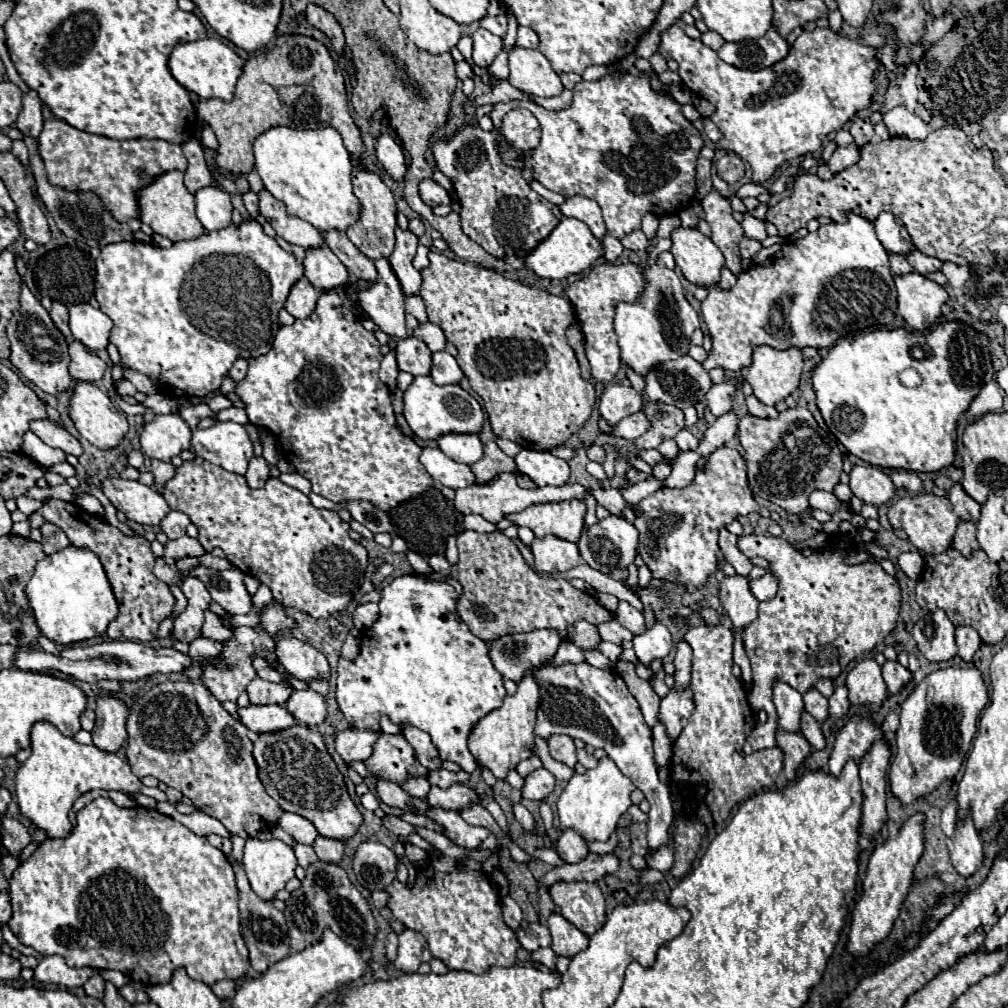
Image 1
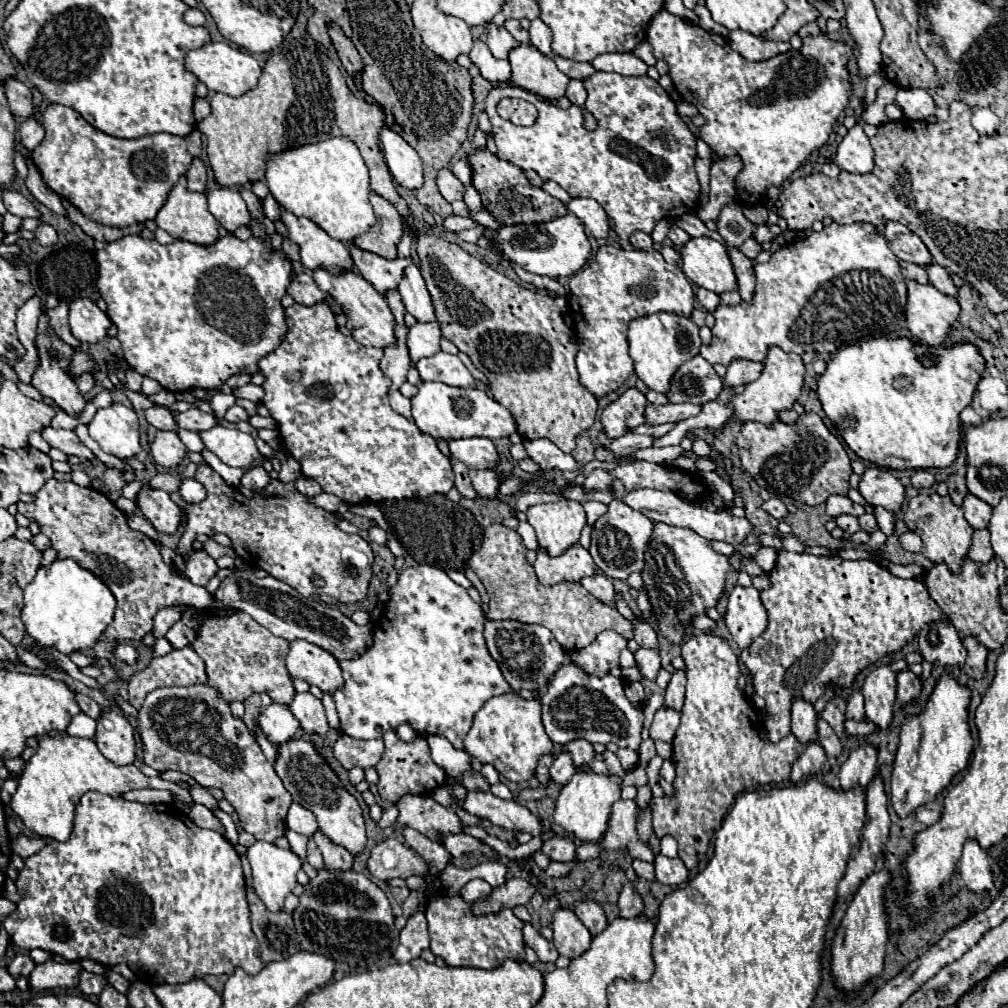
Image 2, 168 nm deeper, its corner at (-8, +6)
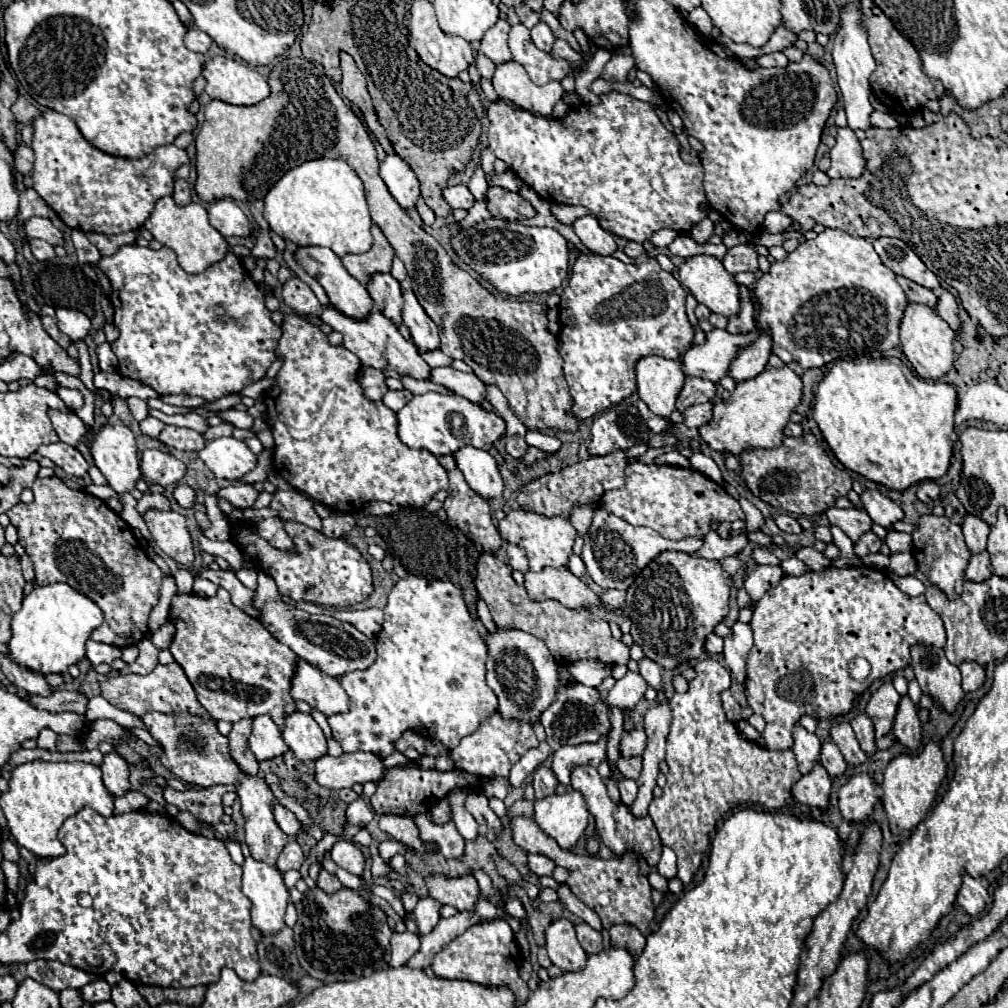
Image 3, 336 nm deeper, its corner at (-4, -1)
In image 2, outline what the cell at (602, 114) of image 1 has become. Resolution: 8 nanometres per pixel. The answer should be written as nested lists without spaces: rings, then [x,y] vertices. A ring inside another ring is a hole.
[[[596,72],[592,74],[590,78],[584,80],[584,86],[588,90],[588,100],[584,106],[570,106],[568,110],[560,110],[558,106],[554,106],[552,102],[548,100],[542,100],[540,96],[536,94],[530,94],[518,86],[496,86],[490,90],[488,98],[486,98],[486,114],[494,126],[494,140],[496,140],[496,148],[498,148],[498,158],[506,160],[506,162],[512,162],[514,166],[522,168],[522,170],[534,170],[542,180],[554,180],[556,184],[560,184],[572,198],[594,198],[610,218],[614,218],[614,232],[622,238],[622,240],[628,240],[632,232],[640,230],[640,232],[646,232],[650,234],[654,230],[654,226],[658,224],[658,220],[666,218],[666,220],[676,220],[684,214],[694,214],[696,212],[696,206],[698,206],[698,196],[700,196],[700,184],[698,184],[698,178],[696,178],[696,170],[694,170],[694,158],[696,158],[696,136],[688,130],[688,126],[682,122],[682,118],[678,116],[676,112],[676,104],[670,100],[670,96],[660,88],[660,84],[648,76],[622,76],[622,74],[616,74],[616,72]],[[502,98],[522,98],[530,104],[536,106],[538,110],[538,118],[532,126],[514,126],[512,122],[504,120],[498,116],[496,112],[496,104],[502,100]],[[584,110],[588,110],[594,118],[596,118],[596,128],[594,130],[586,130],[584,128]]]

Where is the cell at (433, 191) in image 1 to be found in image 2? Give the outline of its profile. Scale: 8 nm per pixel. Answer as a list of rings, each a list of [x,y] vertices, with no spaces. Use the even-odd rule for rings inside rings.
[[[448,168],[440,170],[436,184],[438,184],[440,194],[442,194],[448,202],[454,202],[454,200],[462,200],[462,198],[464,198],[464,190],[466,190],[464,184],[462,184]]]

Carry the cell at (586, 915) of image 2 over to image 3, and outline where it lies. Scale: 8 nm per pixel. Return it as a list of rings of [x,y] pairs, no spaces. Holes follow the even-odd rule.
[[[580,923],[576,925],[576,933],[578,933],[578,941],[584,947],[584,951],[588,955],[602,951],[602,933],[592,929],[588,923]]]

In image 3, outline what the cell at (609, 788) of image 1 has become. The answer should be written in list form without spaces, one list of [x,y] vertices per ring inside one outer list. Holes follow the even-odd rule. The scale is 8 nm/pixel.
[[[576,789],[562,795],[554,793],[534,805],[534,821],[546,835],[556,839],[562,849],[572,849],[584,837],[588,817],[590,811],[584,795]]]

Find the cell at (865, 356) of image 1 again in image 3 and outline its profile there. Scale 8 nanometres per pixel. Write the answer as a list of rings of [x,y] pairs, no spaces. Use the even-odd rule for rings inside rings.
[[[858,357],[852,361],[836,361],[824,375],[814,395],[812,417],[844,467],[874,483],[902,491],[912,483],[938,479],[948,471],[952,457],[950,433],[954,433],[956,399],[958,391],[954,385],[932,379],[924,381],[914,371],[910,377],[906,373],[906,365],[896,357]]]

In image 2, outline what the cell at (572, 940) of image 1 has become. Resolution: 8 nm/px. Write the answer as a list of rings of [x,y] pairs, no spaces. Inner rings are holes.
[[[570,908],[556,910],[552,918],[552,932],[554,932],[552,944],[556,946],[560,956],[572,960],[582,956],[590,948],[592,936]]]

